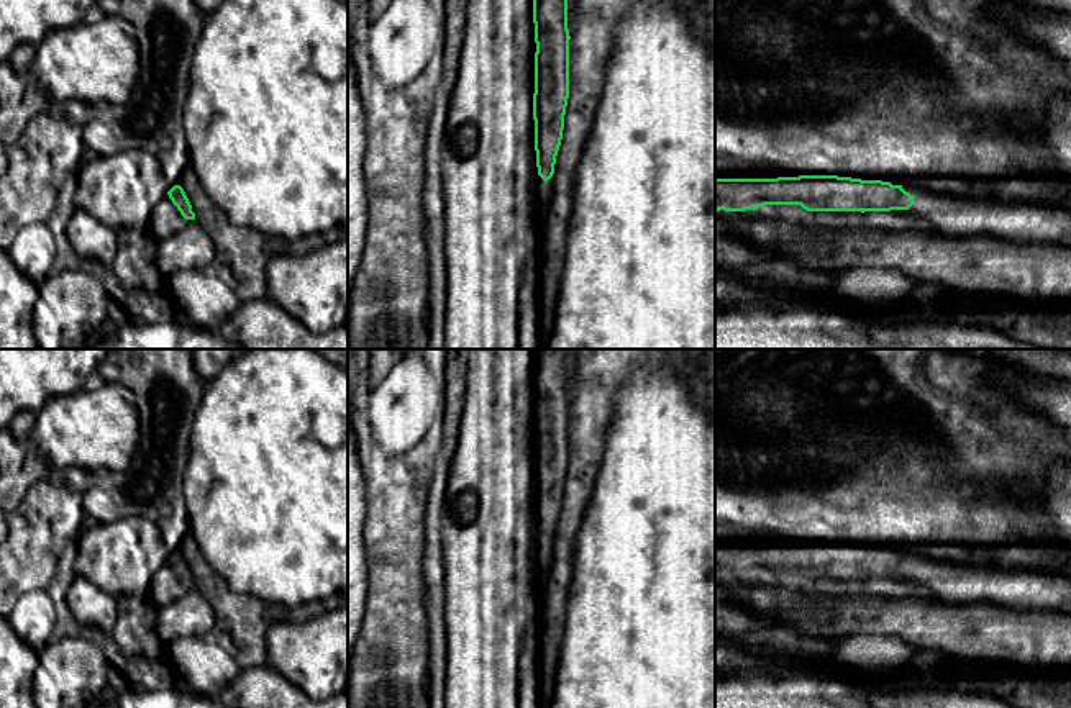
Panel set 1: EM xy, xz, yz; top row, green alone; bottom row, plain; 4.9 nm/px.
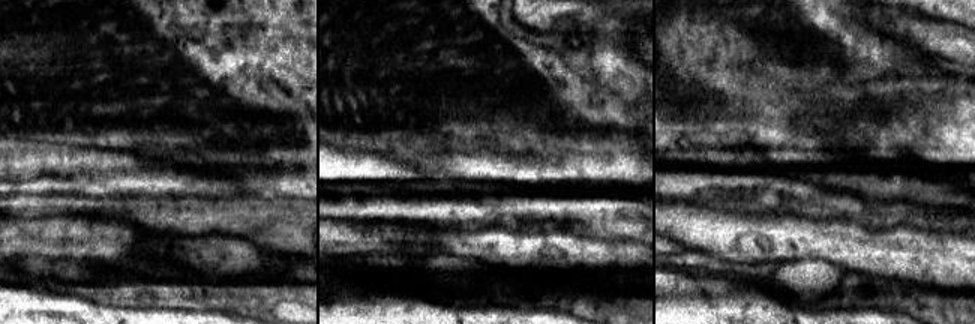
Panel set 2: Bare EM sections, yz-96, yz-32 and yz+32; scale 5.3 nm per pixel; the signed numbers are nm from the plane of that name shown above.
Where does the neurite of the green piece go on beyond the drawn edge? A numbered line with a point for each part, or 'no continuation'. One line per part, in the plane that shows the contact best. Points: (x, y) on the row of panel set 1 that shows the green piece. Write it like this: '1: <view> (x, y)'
1: yz (930, 212)

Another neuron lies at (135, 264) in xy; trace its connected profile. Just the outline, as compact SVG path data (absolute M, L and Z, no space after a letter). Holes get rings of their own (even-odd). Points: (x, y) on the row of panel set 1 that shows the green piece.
M148 229L118 231L116 257L110 264L121 287L139 297L162 297L166 277L156 267L157 241Z

